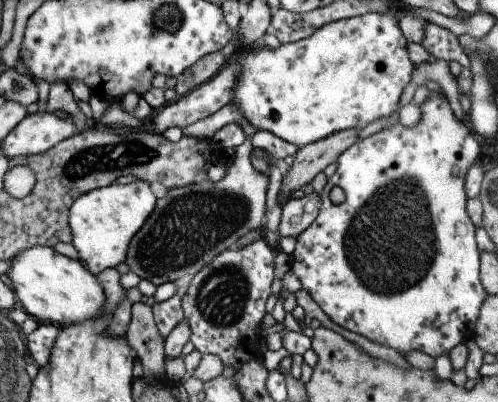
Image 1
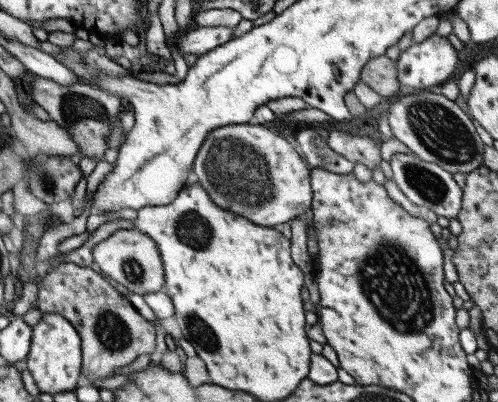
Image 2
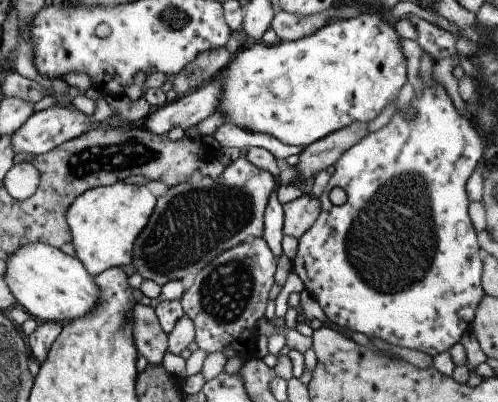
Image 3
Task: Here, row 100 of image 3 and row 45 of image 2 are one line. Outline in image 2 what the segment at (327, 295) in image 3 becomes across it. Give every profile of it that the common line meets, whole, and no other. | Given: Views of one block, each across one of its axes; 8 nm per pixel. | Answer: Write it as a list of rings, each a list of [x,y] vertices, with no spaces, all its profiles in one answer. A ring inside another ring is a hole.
[[[431,34],[423,42],[413,42],[401,50],[395,60],[397,80],[401,86],[413,90],[441,86],[451,78],[455,64],[459,64],[459,54],[451,48],[447,38]]]

